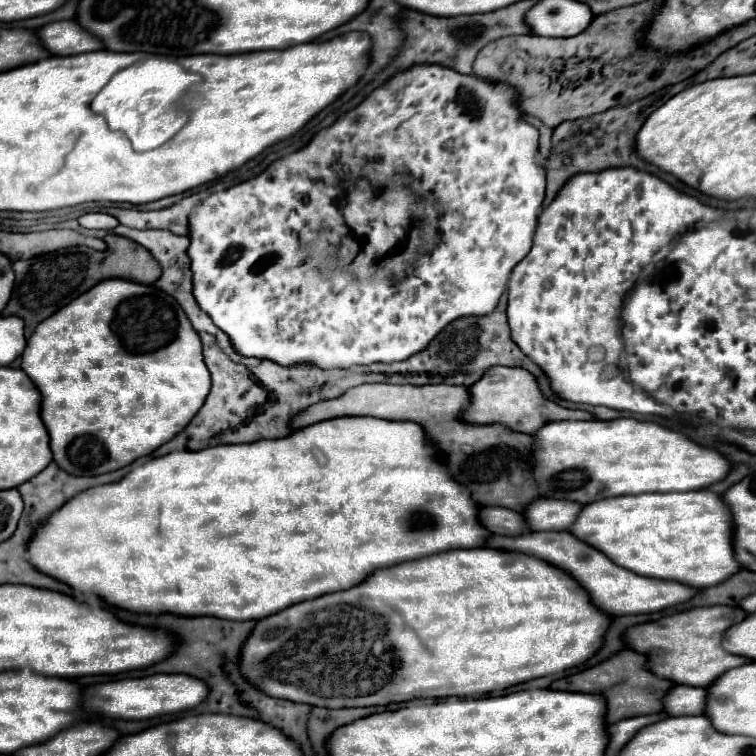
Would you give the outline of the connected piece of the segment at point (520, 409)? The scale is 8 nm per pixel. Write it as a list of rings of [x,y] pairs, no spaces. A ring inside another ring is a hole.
[[[490,367],[472,387],[468,387],[468,393],[470,393],[470,403],[462,409],[462,415],[460,415],[464,423],[476,423],[476,425],[500,423],[510,431],[536,433],[542,425],[550,421],[592,419],[588,411],[564,409],[558,403],[544,399],[534,377],[528,371],[516,369],[516,367]]]

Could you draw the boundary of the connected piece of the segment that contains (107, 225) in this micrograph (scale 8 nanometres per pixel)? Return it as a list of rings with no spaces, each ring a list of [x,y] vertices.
[[[86,213],[78,219],[78,223],[86,229],[114,229],[118,225],[118,219],[106,213]]]

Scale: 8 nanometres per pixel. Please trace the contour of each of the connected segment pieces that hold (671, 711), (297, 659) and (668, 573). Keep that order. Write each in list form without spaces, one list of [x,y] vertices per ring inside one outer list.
[[[674,685],[662,699],[668,715],[702,715],[706,703],[706,689]]]
[[[488,547],[476,549],[454,549],[444,551],[438,555],[430,555],[426,559],[398,563],[394,567],[382,567],[370,573],[358,587],[350,591],[338,591],[330,595],[322,595],[316,599],[302,601],[286,611],[278,611],[262,621],[256,621],[252,633],[244,641],[240,649],[240,673],[244,679],[260,689],[268,697],[288,699],[294,703],[306,703],[312,707],[326,707],[326,709],[342,709],[342,707],[370,707],[370,705],[388,705],[388,703],[404,703],[412,697],[422,699],[440,699],[440,697],[466,697],[474,693],[492,693],[502,691],[512,685],[552,675],[556,671],[570,669],[574,665],[584,663],[590,655],[594,655],[602,645],[602,635],[606,633],[610,623],[608,615],[594,611],[590,607],[590,599],[586,599],[586,591],[578,589],[576,583],[556,567],[542,563],[530,555],[506,555],[506,551],[490,551]]]
[[[712,491],[600,499],[582,507],[570,533],[636,575],[678,581],[694,589],[708,589],[740,571],[732,549],[730,511],[722,497]]]

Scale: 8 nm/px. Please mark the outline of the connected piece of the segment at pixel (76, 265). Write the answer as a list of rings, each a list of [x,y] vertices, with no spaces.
[[[108,235],[108,237],[114,237],[114,249],[110,247],[108,251],[94,251],[90,247],[68,247],[68,249],[60,249],[60,251],[40,255],[34,259],[16,261],[14,263],[14,273],[16,273],[14,291],[2,315],[22,317],[26,325],[24,327],[26,337],[30,337],[40,321],[44,321],[46,317],[62,309],[74,297],[86,293],[90,287],[94,287],[98,281],[106,277],[124,277],[130,281],[146,283],[146,285],[152,285],[158,279],[162,271],[156,259],[142,245],[126,237],[118,237],[118,235]]]

